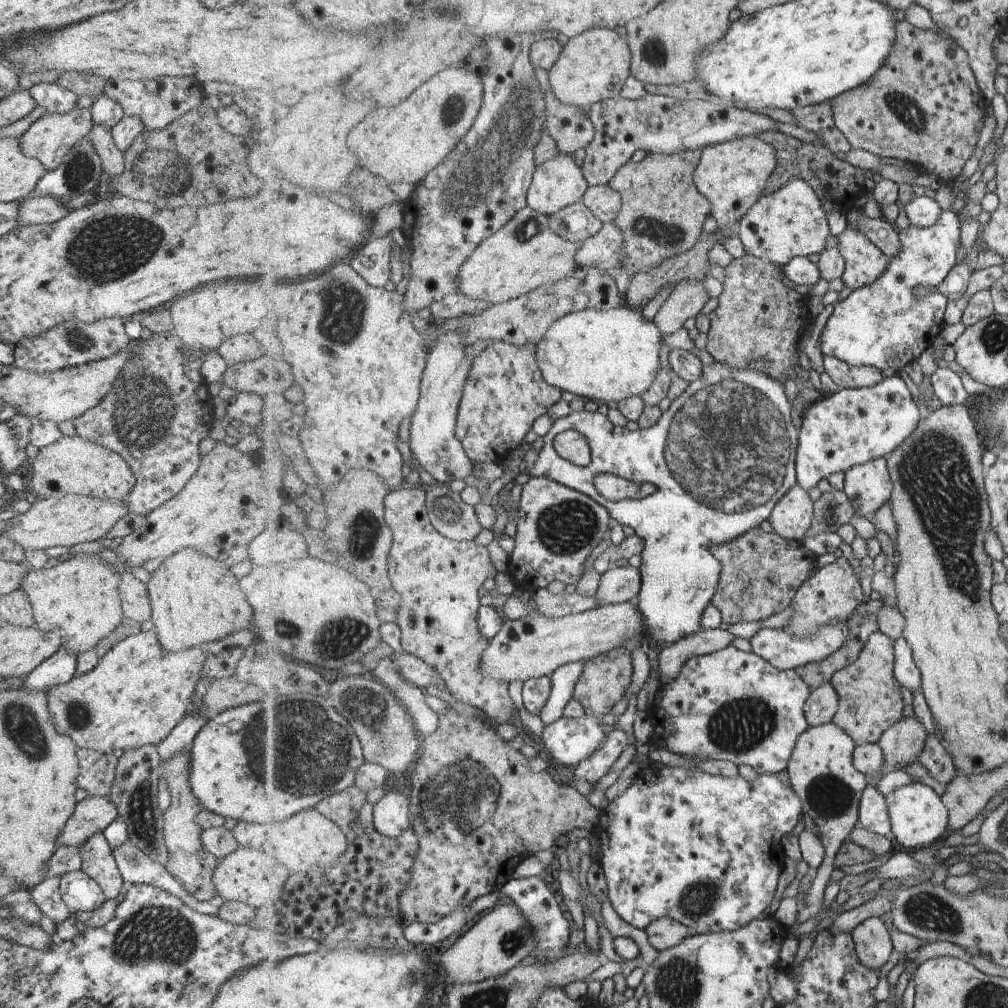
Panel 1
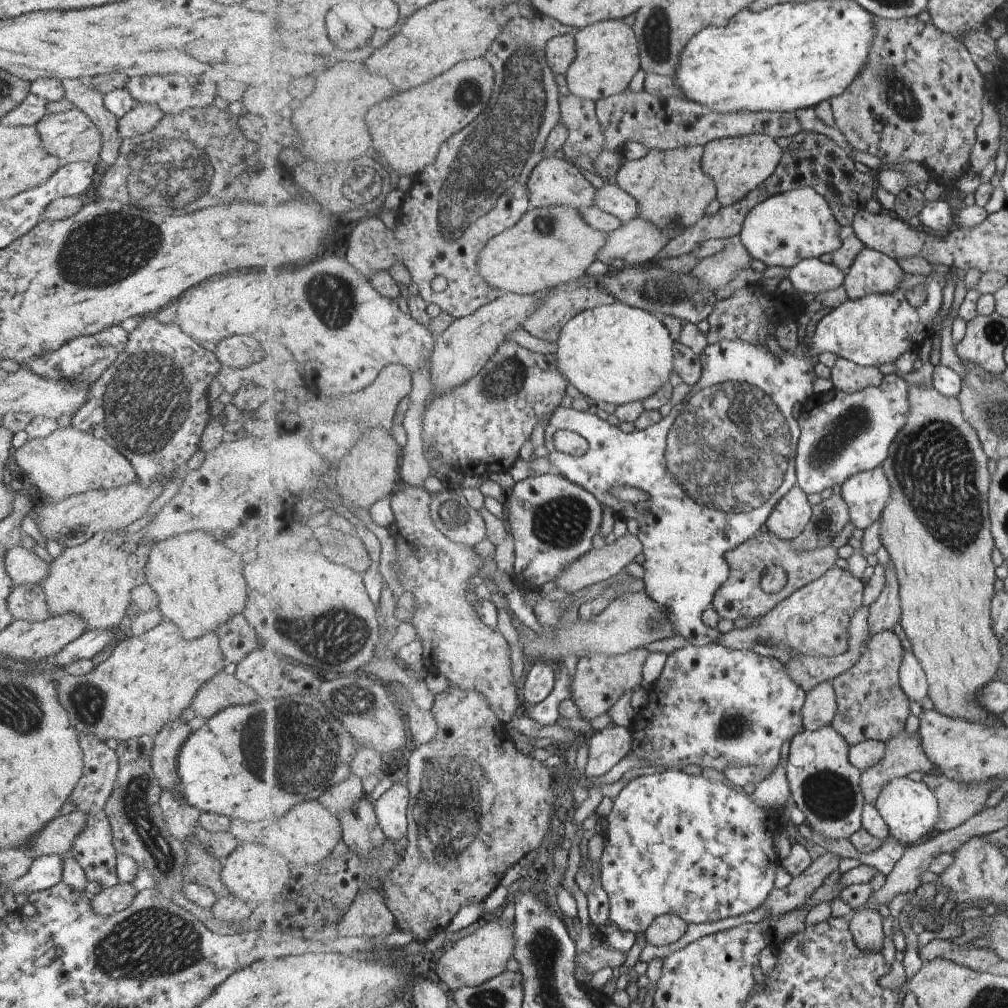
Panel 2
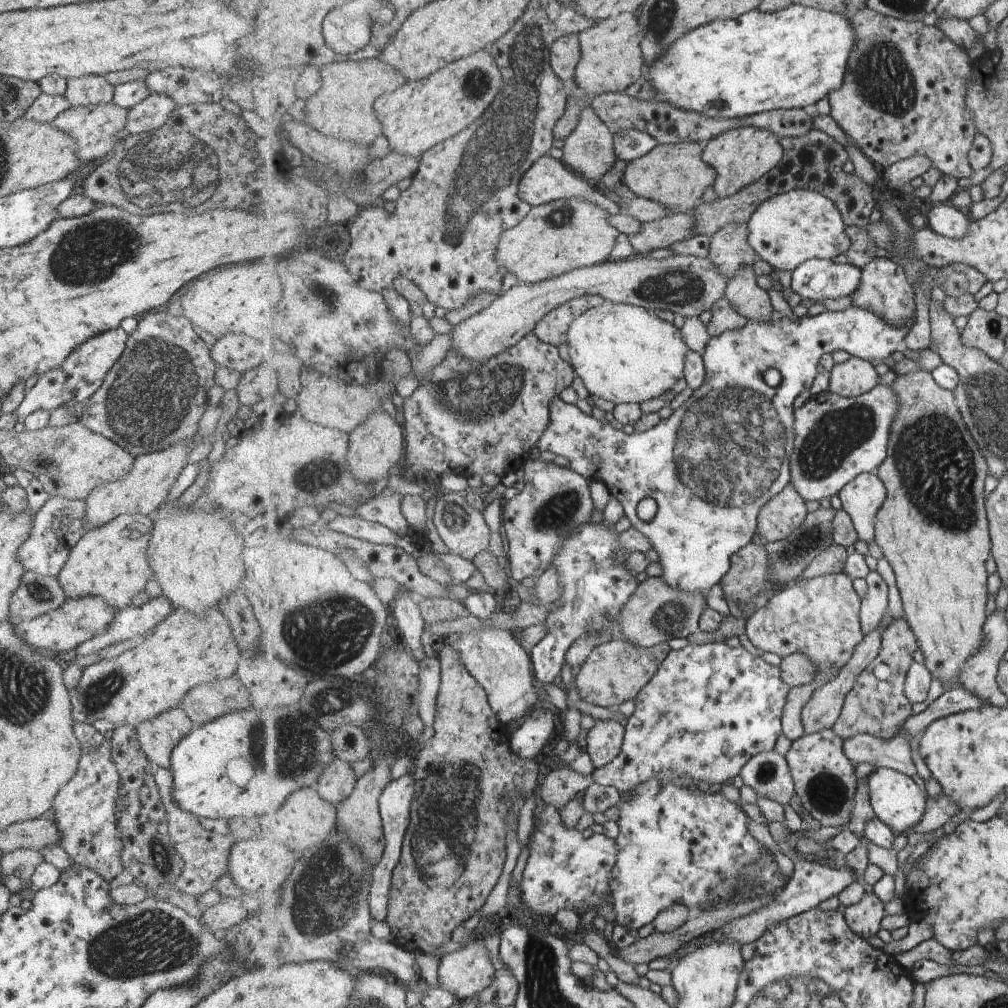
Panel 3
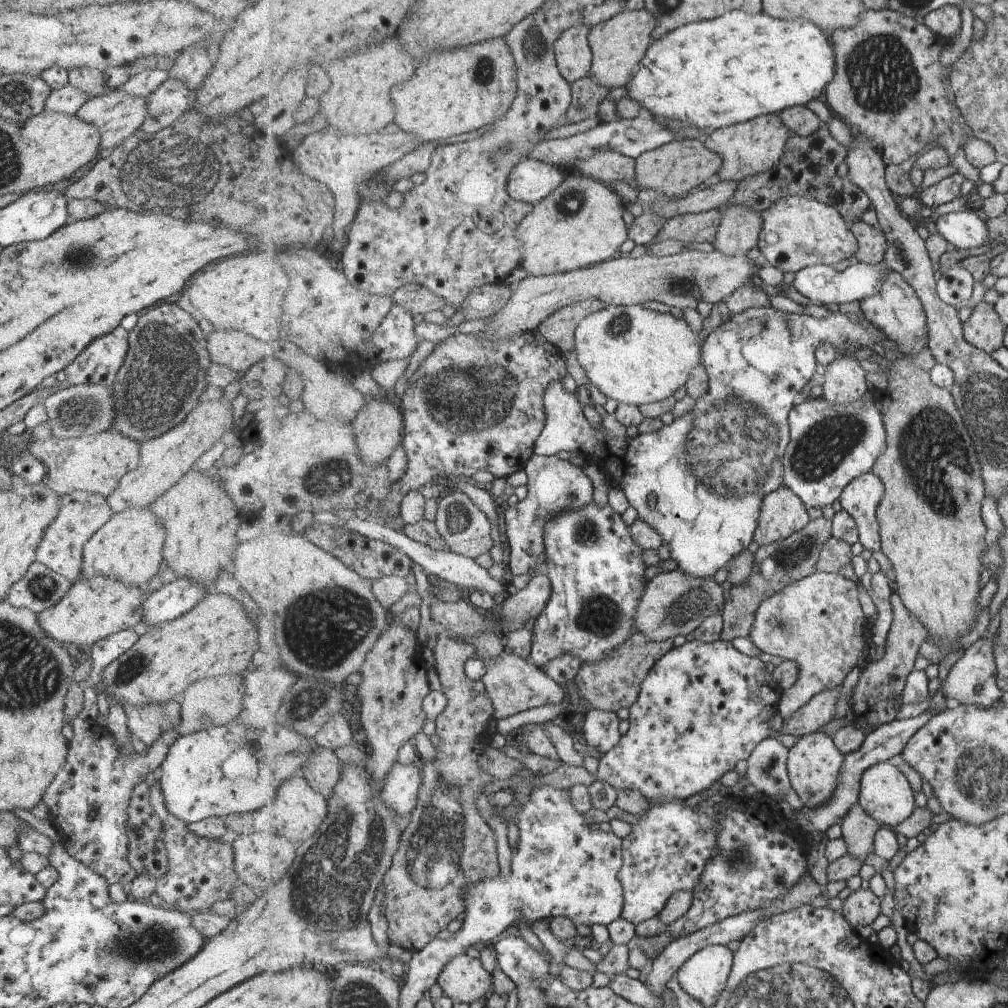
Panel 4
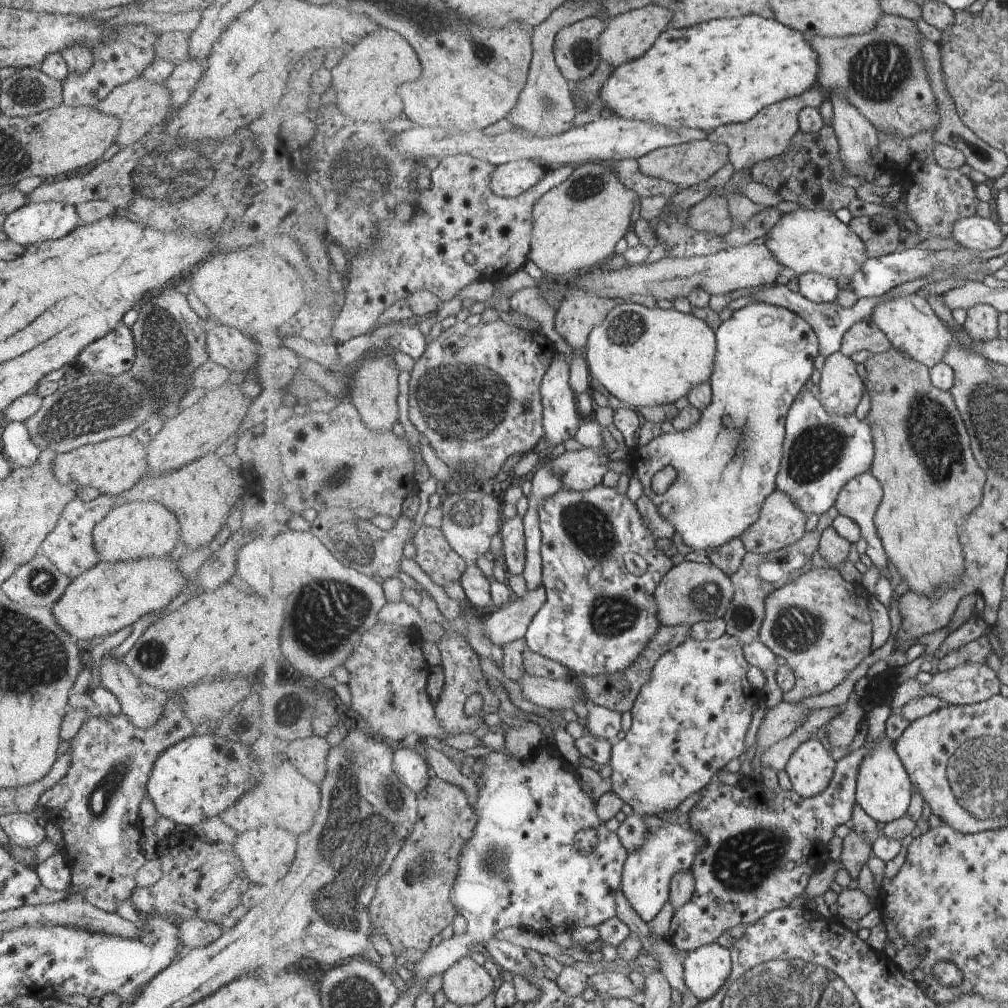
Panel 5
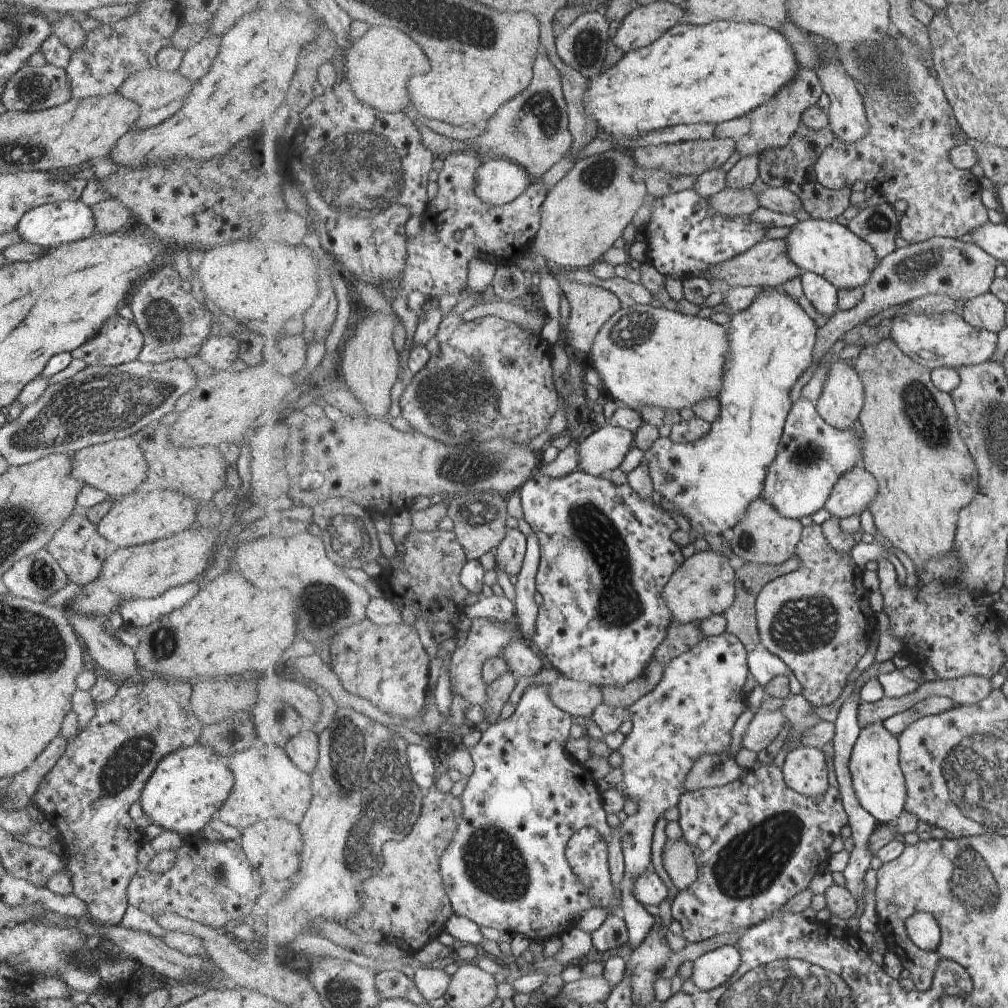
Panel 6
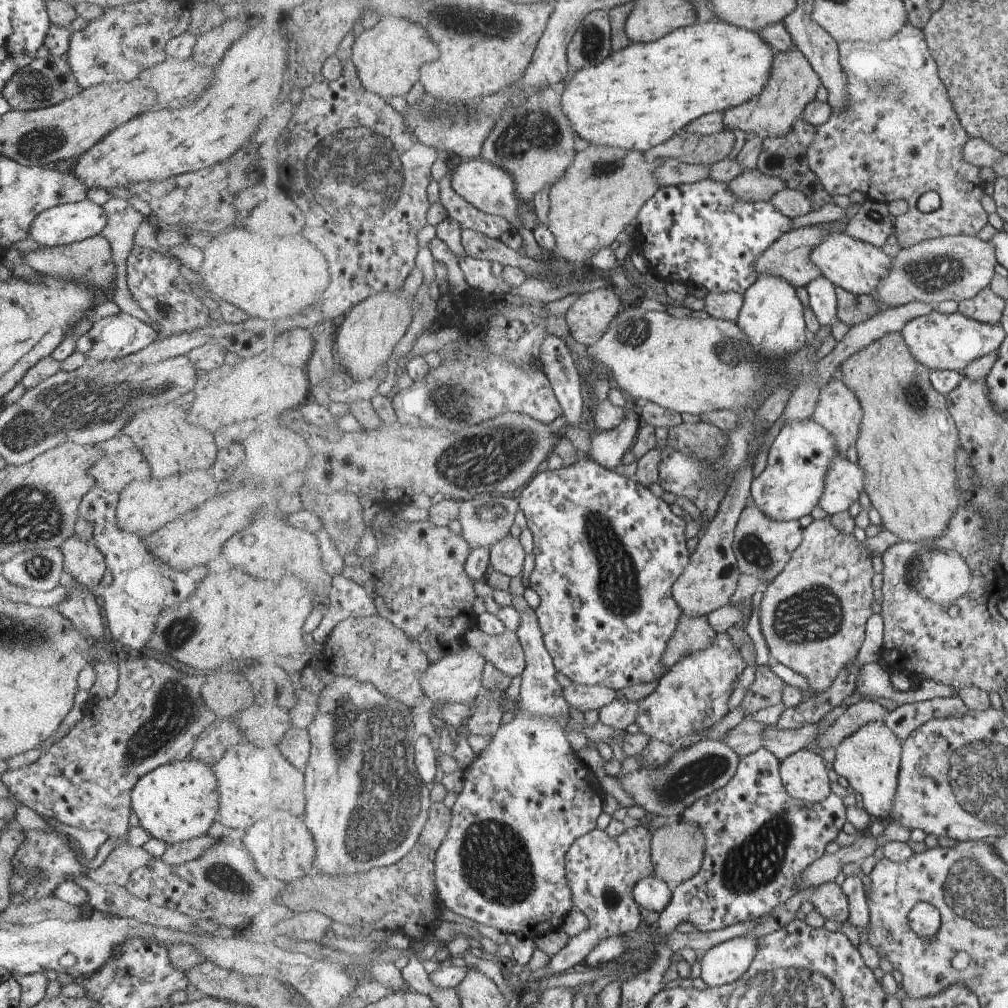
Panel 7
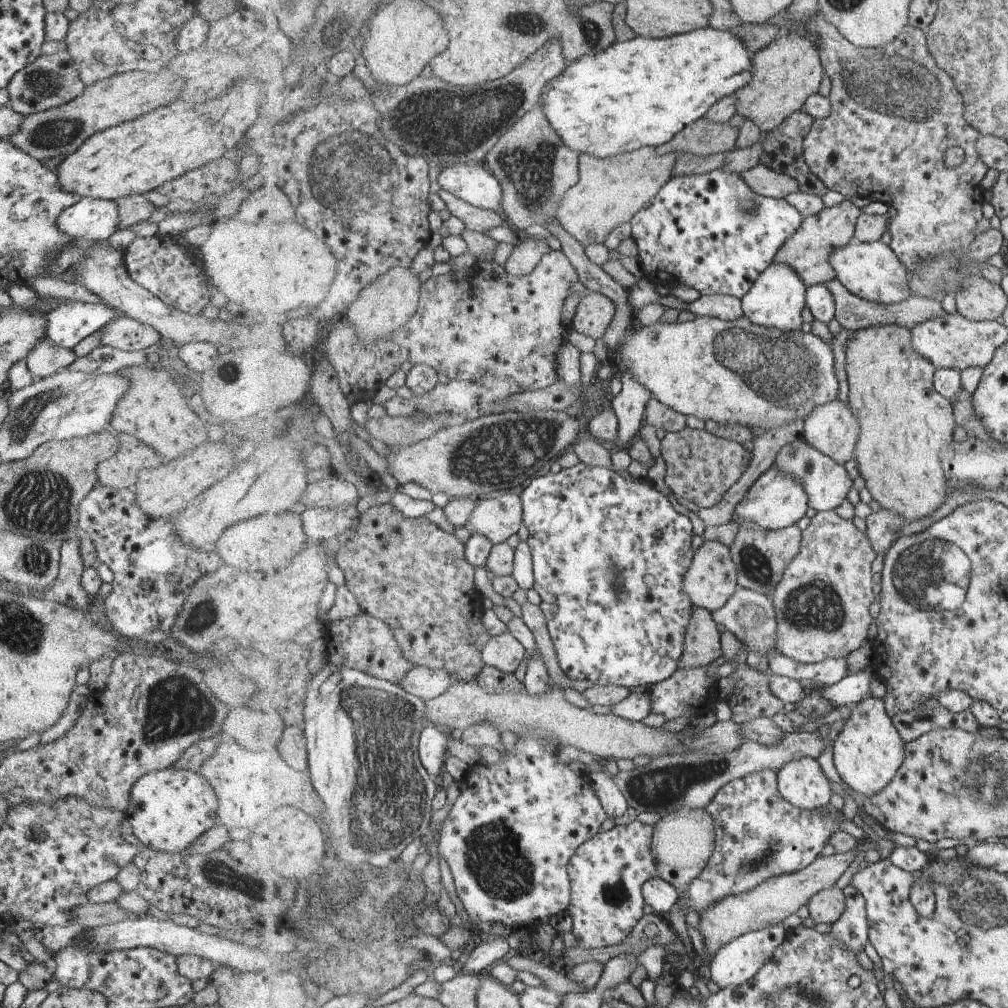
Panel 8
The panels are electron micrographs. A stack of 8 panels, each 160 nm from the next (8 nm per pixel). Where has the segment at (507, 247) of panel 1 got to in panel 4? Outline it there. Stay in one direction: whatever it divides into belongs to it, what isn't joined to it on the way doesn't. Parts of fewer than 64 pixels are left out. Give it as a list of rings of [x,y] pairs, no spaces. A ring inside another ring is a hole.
[[[569,170],[561,186],[534,205],[517,227],[522,265],[530,274],[554,275],[587,268],[620,255],[619,248],[630,238],[623,220],[625,201],[609,186],[583,173]]]

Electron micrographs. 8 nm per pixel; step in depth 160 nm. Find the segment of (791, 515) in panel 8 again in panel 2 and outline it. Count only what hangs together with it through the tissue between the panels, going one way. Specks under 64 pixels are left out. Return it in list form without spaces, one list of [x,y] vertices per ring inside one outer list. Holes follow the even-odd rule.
[[[895,372],[884,376],[881,385],[869,386],[853,394],[832,389],[810,398],[804,404],[801,409],[802,415],[798,418],[802,429],[797,452],[798,486],[803,488],[806,494],[821,494],[825,488],[832,489],[837,484],[843,485],[845,480],[856,473],[882,466],[885,460],[888,460],[893,442],[897,440],[909,422],[909,414],[912,411],[910,388],[910,385]]]

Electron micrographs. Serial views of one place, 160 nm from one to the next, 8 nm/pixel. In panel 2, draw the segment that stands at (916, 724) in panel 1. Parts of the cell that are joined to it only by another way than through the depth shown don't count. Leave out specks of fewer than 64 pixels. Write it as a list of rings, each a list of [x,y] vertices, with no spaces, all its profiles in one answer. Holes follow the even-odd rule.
[[[897,732],[885,741],[885,760],[862,774],[861,789],[866,803],[876,804],[889,782],[903,778],[911,772],[931,774],[934,765],[925,753],[920,732]]]

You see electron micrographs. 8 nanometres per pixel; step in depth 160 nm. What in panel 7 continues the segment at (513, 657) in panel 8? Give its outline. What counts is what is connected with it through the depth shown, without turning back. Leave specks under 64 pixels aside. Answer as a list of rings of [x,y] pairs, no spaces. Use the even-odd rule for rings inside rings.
[[[474,628],[465,632],[465,644],[475,649],[481,657],[486,658],[487,662],[494,664],[501,672],[507,674],[507,676],[522,676],[525,672],[526,654],[516,632],[506,630],[503,634],[489,636],[479,628]]]

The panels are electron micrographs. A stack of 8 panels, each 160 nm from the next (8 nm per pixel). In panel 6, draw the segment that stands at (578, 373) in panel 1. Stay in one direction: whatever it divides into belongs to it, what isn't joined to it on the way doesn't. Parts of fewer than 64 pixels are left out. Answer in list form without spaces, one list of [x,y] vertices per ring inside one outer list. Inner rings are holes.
[[[651,304],[622,305],[621,310],[596,336],[589,366],[596,370],[601,379],[604,396],[615,400],[619,405],[641,410],[644,406],[683,410],[696,406],[701,401],[717,399],[724,387],[724,372],[731,354],[728,324],[716,324],[713,320],[688,315],[677,310]]]

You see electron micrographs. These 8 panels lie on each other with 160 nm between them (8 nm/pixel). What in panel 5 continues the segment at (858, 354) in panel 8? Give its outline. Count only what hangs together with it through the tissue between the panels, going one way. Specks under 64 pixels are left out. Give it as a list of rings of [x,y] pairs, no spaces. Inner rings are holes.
[[[895,347],[888,349],[884,353],[875,353],[872,358],[868,358],[865,361],[864,368],[866,370],[866,391],[870,396],[871,404],[866,417],[872,426],[874,445],[876,448],[874,461],[870,470],[877,477],[877,480],[880,480],[880,483],[884,485],[884,499],[881,501],[874,521],[878,535],[881,537],[882,543],[884,544],[888,560],[894,564],[901,574],[901,577],[907,580],[909,586],[908,590],[929,596],[931,593],[935,594],[936,590],[941,585],[951,585],[952,588],[955,588],[954,594],[956,595],[956,580],[964,575],[966,569],[964,565],[964,548],[960,541],[960,526],[962,520],[968,517],[982,503],[988,474],[980,465],[979,461],[975,460],[976,456],[973,454],[973,450],[971,450],[970,432],[967,432],[968,425],[965,424],[965,420],[961,418],[961,414],[959,414],[957,406],[955,406],[952,391],[941,390],[938,386],[933,384],[932,378],[930,377],[931,368],[905,356],[904,353],[897,350]]]

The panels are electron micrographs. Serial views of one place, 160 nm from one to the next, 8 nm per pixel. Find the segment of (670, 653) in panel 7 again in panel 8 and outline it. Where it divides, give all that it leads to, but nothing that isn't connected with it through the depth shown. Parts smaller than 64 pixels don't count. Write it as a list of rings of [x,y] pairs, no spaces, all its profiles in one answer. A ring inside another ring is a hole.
[[[697,607],[688,626],[680,668],[709,667],[718,663],[718,659],[724,654],[721,641],[722,635],[717,628],[713,612]]]

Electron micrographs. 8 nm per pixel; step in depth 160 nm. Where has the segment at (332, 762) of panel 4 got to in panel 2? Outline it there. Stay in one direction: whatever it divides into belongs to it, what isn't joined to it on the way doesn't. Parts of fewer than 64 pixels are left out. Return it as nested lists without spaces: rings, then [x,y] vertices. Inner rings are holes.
[[[351,773],[347,780],[343,780],[341,784],[329,788],[319,800],[329,812],[340,815],[345,810],[351,810],[365,795],[361,778]]]

